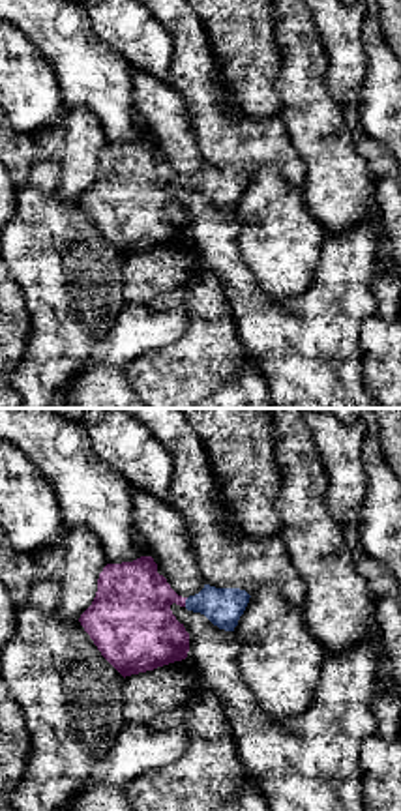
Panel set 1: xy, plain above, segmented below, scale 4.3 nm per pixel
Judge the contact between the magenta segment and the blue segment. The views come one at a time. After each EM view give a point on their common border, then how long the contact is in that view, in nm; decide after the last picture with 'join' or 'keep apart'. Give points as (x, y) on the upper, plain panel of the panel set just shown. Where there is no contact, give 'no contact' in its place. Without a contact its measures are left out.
contact (184, 182); length 40 nm

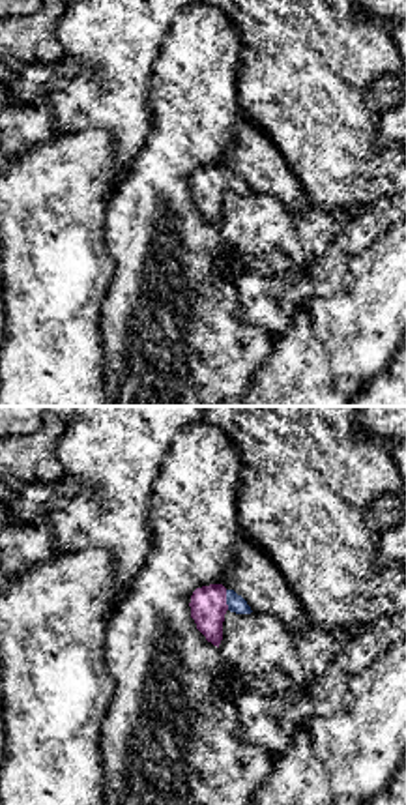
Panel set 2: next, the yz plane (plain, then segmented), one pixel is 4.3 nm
contact (225, 180); length 90 nm

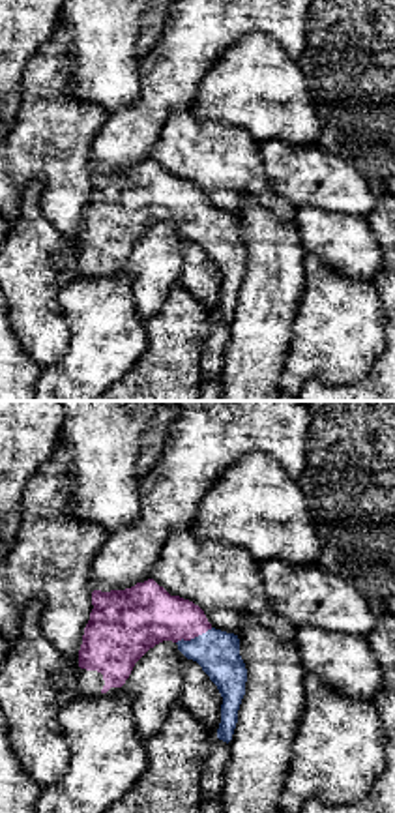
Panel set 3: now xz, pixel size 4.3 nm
contact (193, 218); length 170 nm

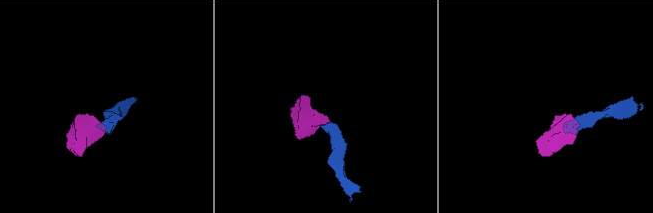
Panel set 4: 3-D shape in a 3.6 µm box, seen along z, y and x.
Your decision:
join

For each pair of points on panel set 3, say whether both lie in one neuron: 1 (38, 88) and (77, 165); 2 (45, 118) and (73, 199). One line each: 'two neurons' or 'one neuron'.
1: one neuron
2: one neuron

